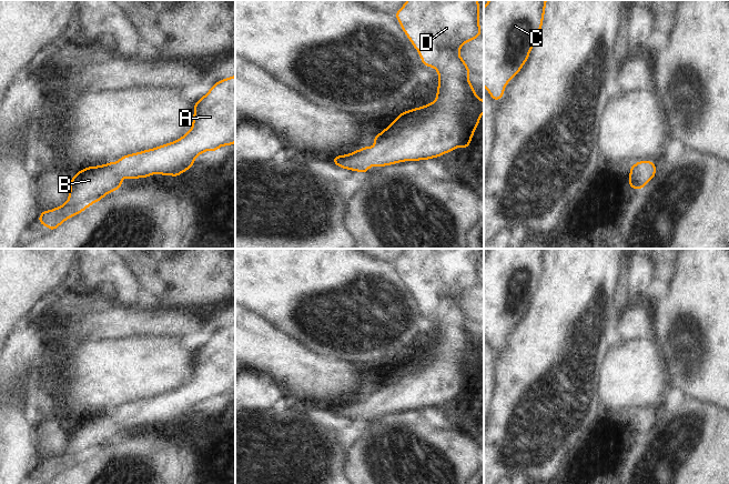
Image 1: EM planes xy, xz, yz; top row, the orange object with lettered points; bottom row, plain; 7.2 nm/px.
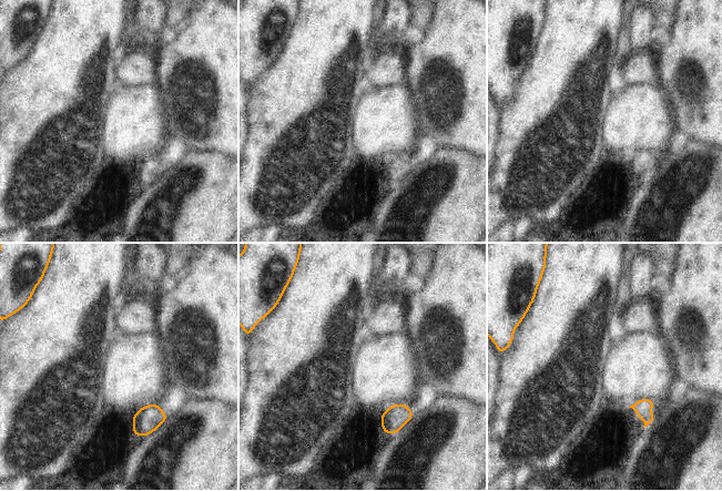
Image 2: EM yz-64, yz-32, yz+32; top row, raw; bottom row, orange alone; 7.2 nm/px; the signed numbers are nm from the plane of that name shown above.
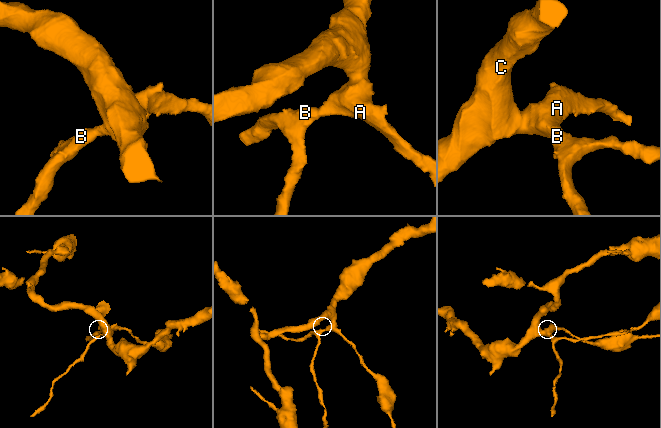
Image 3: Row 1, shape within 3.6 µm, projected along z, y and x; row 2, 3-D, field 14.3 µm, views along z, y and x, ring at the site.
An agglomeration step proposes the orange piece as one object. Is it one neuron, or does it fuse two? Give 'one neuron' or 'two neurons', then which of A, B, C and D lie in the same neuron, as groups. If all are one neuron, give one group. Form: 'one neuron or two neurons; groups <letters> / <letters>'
one neuron; groups A B C D

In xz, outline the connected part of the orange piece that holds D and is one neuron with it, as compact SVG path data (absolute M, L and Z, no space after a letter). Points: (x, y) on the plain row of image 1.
M407 249L395 262L404 281L418 300L424 314L435 316L439 332L436 349L422 356L402 361L373 389L375 395L365 395L347 404L333 406L343 416L367 421L371 414L383 415L402 410L427 409L445 403L457 395L467 397L484 361L484 350L478 346L467 327L468 315L458 300L464 292L482 283L477 249Z

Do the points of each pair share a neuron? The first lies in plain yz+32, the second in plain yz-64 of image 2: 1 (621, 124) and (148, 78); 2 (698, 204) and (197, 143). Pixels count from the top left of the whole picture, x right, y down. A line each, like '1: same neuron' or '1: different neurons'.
1: same neuron
2: different neurons

